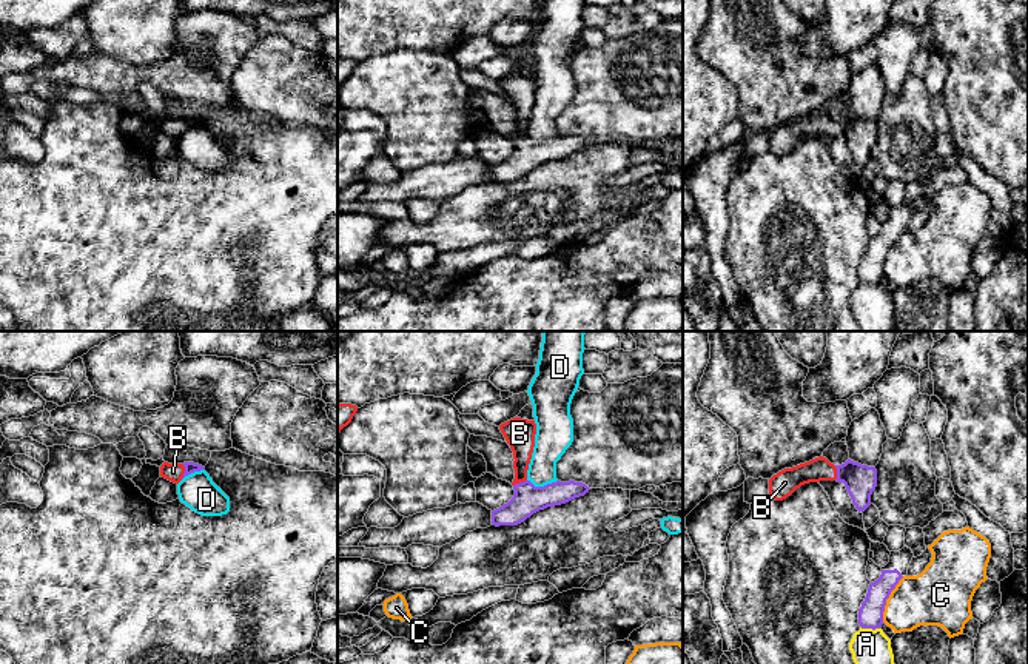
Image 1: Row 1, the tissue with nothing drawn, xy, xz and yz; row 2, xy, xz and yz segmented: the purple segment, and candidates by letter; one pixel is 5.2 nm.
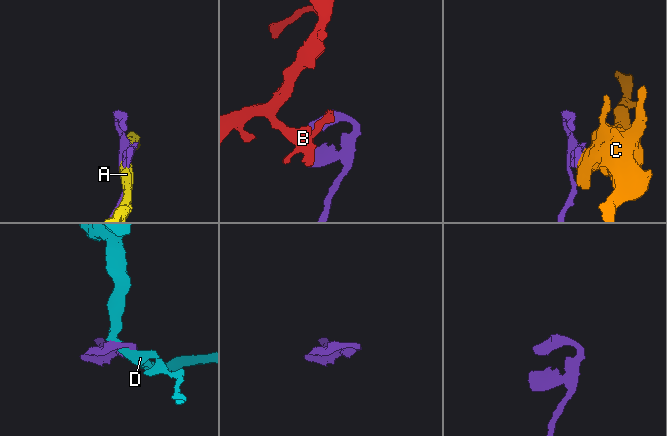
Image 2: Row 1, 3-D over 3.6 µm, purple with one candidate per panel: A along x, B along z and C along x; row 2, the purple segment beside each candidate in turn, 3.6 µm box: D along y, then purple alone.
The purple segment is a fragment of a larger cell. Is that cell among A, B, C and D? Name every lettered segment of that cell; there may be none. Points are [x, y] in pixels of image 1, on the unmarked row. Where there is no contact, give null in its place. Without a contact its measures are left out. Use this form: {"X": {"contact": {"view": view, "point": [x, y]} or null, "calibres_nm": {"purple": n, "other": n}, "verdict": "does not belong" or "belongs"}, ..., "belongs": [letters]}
{"A": {"contact": {"view": "yz", "point": [870, 282]}, "calibres_nm": {"purple": 130, "other": 220}, "verdict": "does not belong"}, "B": {"contact": {"view": "xy", "point": [185, 127]}, "calibres_nm": {"purple": 60, "other": 100}, "verdict": "belongs"}, "C": {"contact": {"view": "yz", "point": [886, 253]}, "calibres_nm": {"purple": 130, "other": 280}, "verdict": "does not belong"}, "D": {"contact": {"view": "xz", "point": [544, 140]}, "calibres_nm": {"purple": 160, "other": 180}, "verdict": "does not belong"}, "belongs": ["B"]}

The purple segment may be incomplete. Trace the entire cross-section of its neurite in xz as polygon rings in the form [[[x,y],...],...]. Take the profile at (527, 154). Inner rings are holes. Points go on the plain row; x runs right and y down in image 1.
[[[513,72],[501,79],[499,85],[513,106],[515,134],[512,140],[515,149],[507,159],[492,166],[493,180],[518,180],[539,165],[566,159],[590,145],[586,139],[575,136],[556,136],[544,142],[535,142],[527,134],[535,102],[535,75]]]

